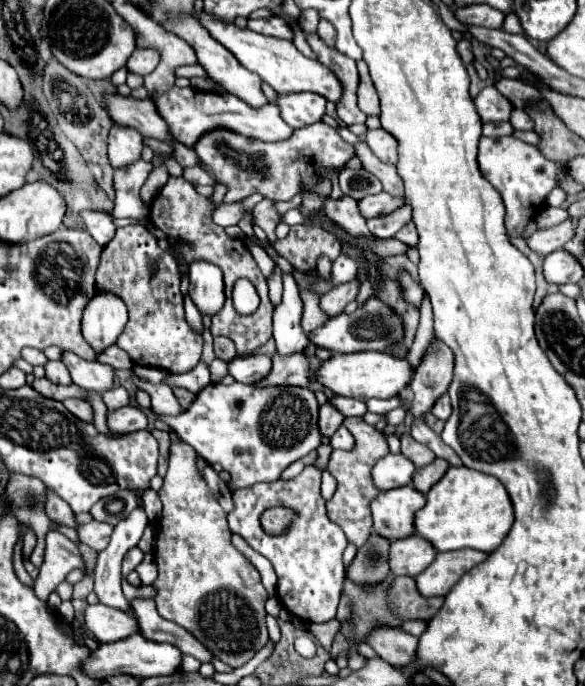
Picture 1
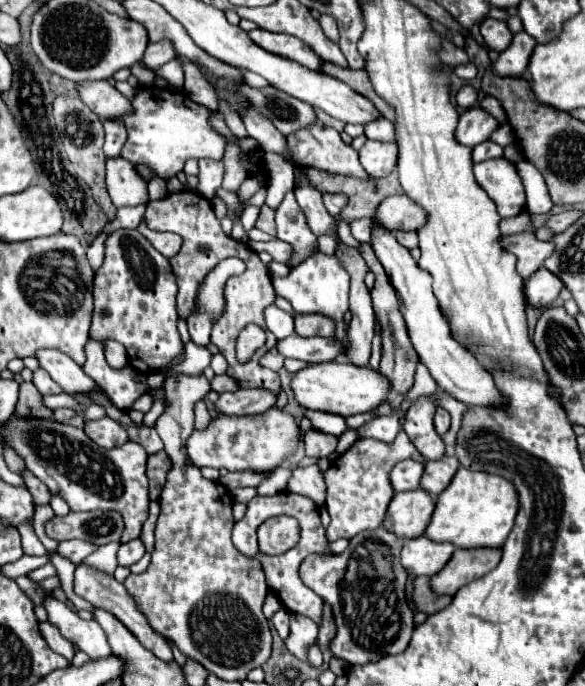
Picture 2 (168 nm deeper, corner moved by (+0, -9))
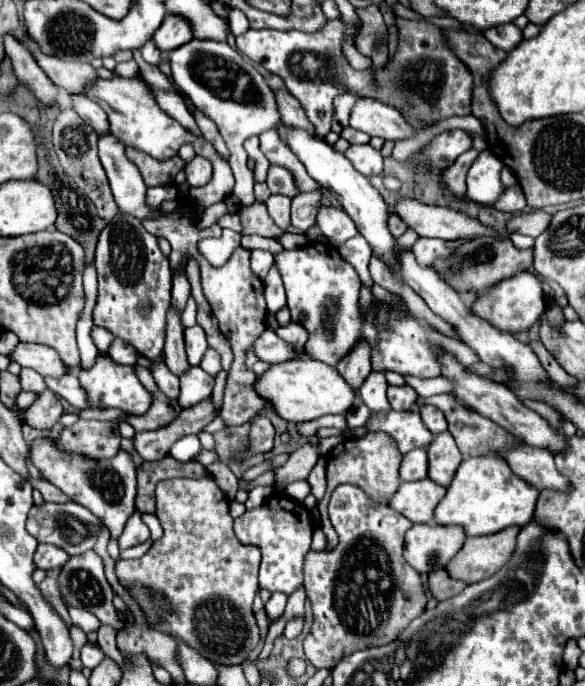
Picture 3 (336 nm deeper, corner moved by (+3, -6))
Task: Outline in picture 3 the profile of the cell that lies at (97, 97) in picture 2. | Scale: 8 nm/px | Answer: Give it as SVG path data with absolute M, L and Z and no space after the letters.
M12 31L12 35L32 53L36 63L42 67L42 71L52 79L54 85L58 85L66 93L82 93L82 83L88 83L88 79L96 79L96 71L88 63L68 63L64 59L56 59L56 55L44 55L40 47L36 47L36 41L28 33Z

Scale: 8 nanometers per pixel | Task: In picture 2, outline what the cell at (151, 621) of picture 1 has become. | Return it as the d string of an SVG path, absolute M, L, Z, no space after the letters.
M79 564L79 566L75 568L73 590L75 590L77 596L85 598L85 600L91 602L93 606L99 606L99 608L105 608L105 610L113 612L113 614L135 634L135 638L137 638L147 650L151 650L157 658L161 658L161 660L165 660L165 662L171 662L171 660L173 660L171 642L169 642L165 636L161 636L159 632L155 632L155 630L151 628L151 624L147 622L147 616L143 616L141 610L135 606L135 602L131 602L131 598L129 598L129 594L127 594L127 588L125 588L123 584L119 584L113 576L107 576L107 574L103 574L103 572L97 572L95 568L89 568L89 566Z

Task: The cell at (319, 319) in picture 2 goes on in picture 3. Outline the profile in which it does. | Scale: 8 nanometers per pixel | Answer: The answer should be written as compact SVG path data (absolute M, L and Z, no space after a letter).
M288 323L284 327L278 327L276 335L286 341L286 343L292 343L292 347L296 347L296 351L302 351L304 349L304 343L308 339L308 333L304 331L304 327L296 325L296 323Z

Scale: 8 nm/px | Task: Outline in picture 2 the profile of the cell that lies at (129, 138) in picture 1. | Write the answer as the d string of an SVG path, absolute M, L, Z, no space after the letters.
M105 120L103 126L105 126L105 146L103 146L103 152L105 152L107 158L119 158L123 146L127 142L125 126L121 122L117 122L117 120Z

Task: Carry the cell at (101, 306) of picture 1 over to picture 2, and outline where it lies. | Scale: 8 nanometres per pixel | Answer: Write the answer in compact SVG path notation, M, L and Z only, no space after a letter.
M89 338L85 346L85 356L87 356L87 362L83 364L85 374L91 376L97 382L97 386L109 394L111 402L119 410L123 412L131 410L133 402L149 390L145 384L145 376L135 372L131 366L123 370L113 370L107 364L103 340Z

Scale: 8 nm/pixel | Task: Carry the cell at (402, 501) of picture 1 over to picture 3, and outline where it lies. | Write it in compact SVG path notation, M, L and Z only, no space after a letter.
M432 479L416 481L416 483L402 483L390 505L394 511L408 517L412 523L432 523L434 509L446 495L446 487L440 487Z

